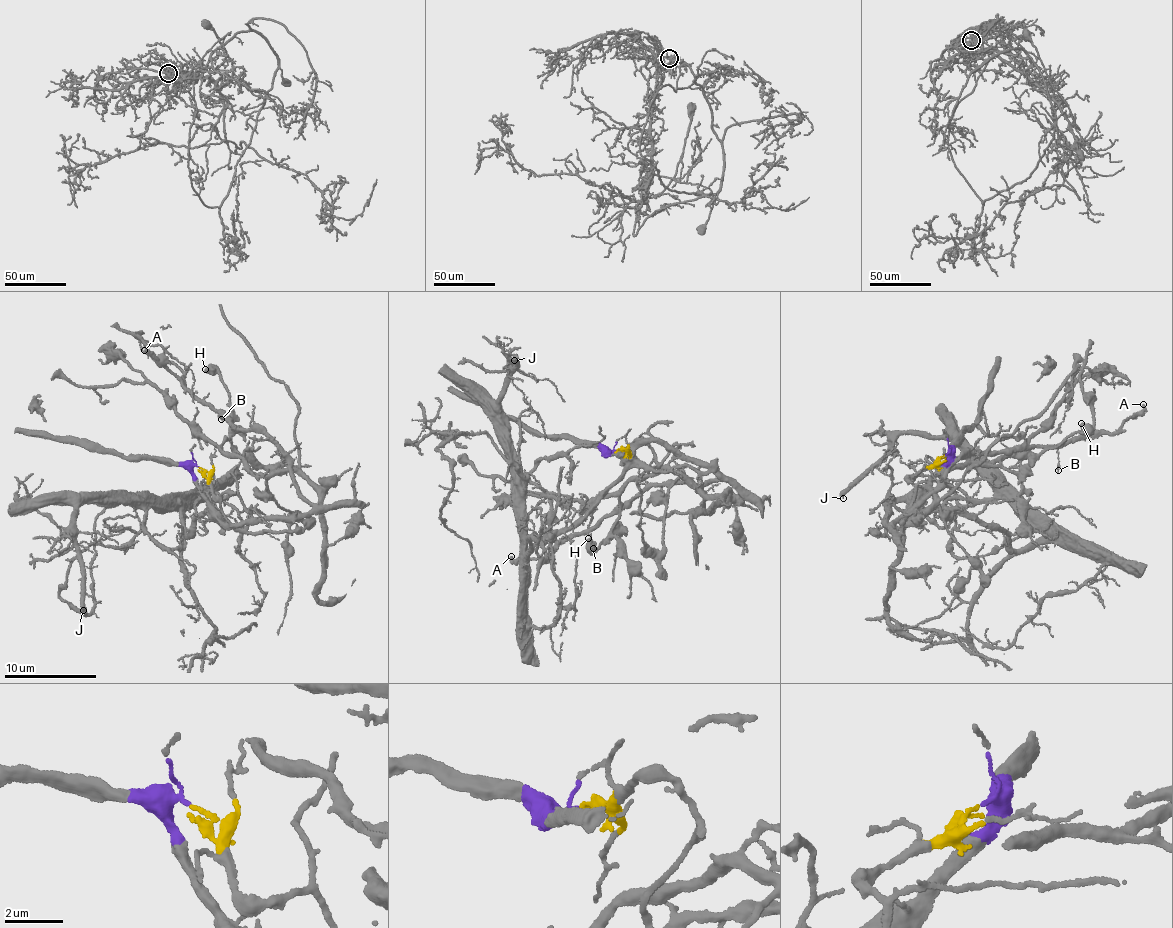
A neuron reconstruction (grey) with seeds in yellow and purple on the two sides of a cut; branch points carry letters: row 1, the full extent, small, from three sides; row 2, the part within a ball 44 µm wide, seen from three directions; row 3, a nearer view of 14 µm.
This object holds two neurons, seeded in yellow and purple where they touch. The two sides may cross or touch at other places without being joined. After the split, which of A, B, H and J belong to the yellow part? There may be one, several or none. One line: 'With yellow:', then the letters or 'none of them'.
With yellow: J

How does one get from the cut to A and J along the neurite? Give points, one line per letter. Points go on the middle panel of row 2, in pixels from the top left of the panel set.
A: (617, 451), (659, 443), (722, 478), (653, 483), (550, 559), (510, 556)
J: (619, 449), (644, 442), (656, 468), (635, 465), (525, 553), (518, 419), (529, 413), (514, 361)

